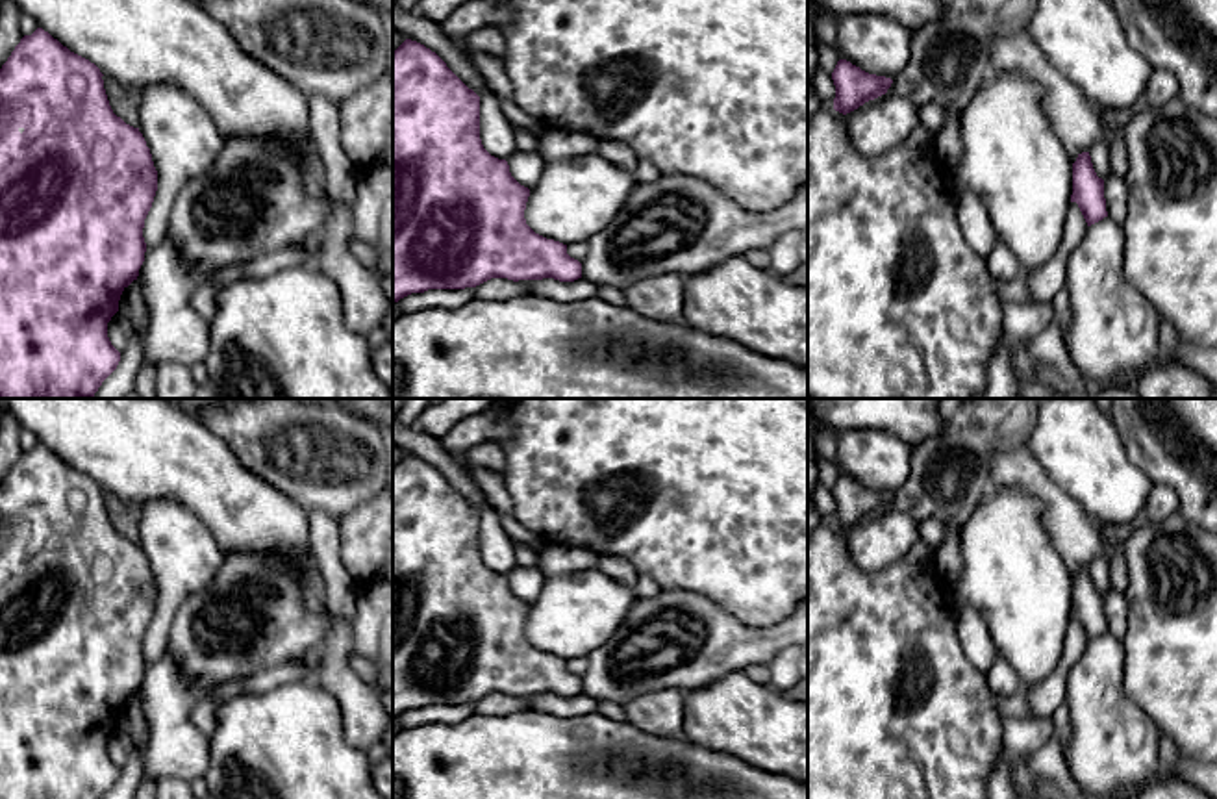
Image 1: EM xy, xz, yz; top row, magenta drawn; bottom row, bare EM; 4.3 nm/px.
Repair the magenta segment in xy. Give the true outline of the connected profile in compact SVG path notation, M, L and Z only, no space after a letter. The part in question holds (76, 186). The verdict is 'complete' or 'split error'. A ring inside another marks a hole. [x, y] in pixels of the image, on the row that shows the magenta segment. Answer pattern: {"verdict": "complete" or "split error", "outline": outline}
{"verdict": "complete", "outline": "M43 28L24 35L0 69L0 399L93 399L120 361L120 352L107 337L107 323L144 261L143 228L157 191L157 171L139 128L113 113L102 76L94 63L70 52Z"}

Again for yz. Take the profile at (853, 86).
{"verdict": "complete", "outline": "M839 59L832 80L835 85L834 109L847 115L869 100L887 93L893 80L861 70L847 59Z"}

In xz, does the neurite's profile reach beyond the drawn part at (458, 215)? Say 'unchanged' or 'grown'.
unchanged

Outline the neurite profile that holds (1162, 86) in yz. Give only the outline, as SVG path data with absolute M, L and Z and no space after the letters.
M1152 69L1147 82L1147 102L1148 106L1160 108L1171 98L1178 96L1178 82L1173 72L1163 69Z

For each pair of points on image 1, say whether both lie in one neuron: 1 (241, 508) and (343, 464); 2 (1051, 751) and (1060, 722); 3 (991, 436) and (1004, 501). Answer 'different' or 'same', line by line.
1: different
2: different
3: different

